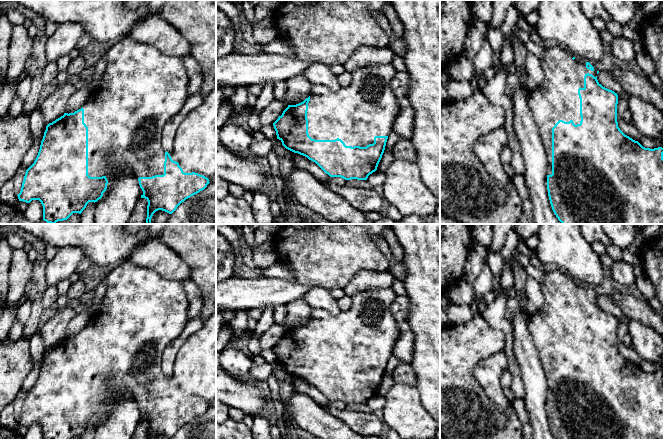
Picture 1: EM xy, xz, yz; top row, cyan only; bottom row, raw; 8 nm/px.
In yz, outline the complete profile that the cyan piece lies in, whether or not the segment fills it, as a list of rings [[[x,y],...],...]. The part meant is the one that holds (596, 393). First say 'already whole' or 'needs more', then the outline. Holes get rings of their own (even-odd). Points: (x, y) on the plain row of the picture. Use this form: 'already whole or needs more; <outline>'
needs more; [[[557,268],[543,272],[543,283],[540,284],[544,297],[543,306],[529,316],[528,331],[547,376],[547,414],[552,434],[555,439],[664,439],[664,372],[643,371],[638,365],[625,359],[618,351],[618,319],[603,311],[597,304],[597,295],[589,286],[574,281],[570,276]]]

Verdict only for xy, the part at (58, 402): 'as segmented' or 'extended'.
extended

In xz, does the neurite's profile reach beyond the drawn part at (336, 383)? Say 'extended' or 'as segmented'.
extended

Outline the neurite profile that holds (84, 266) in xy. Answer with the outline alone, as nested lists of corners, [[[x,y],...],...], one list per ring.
[[[85,257],[76,267],[75,272],[81,274],[82,276],[86,274],[94,266],[93,262]]]

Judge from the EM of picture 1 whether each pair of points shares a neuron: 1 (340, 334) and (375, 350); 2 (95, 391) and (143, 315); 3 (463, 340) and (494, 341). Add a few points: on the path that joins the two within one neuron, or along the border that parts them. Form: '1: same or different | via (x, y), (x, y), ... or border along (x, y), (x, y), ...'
1: same | via (349, 338), (363, 338), (366, 341)
2: same | via (98, 372), (104, 359), (129, 334)
3: same | via (471, 341), (486, 341)

